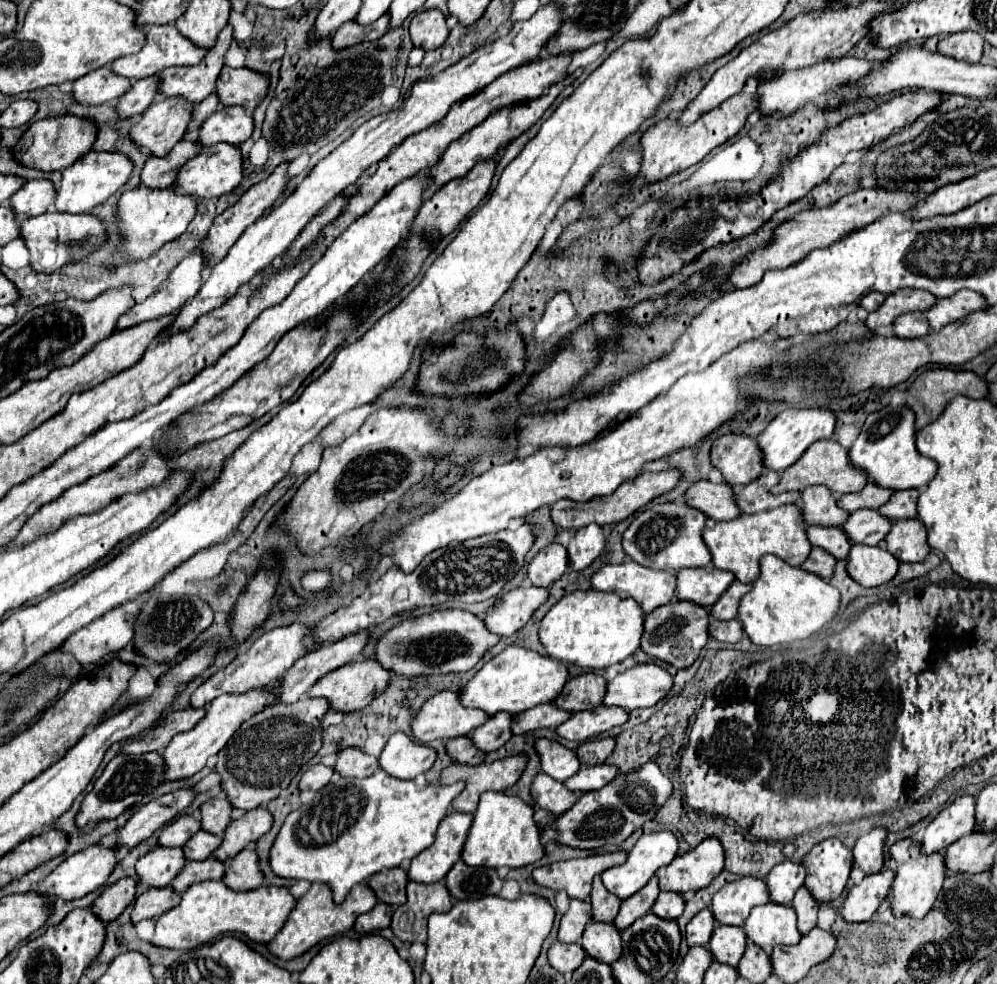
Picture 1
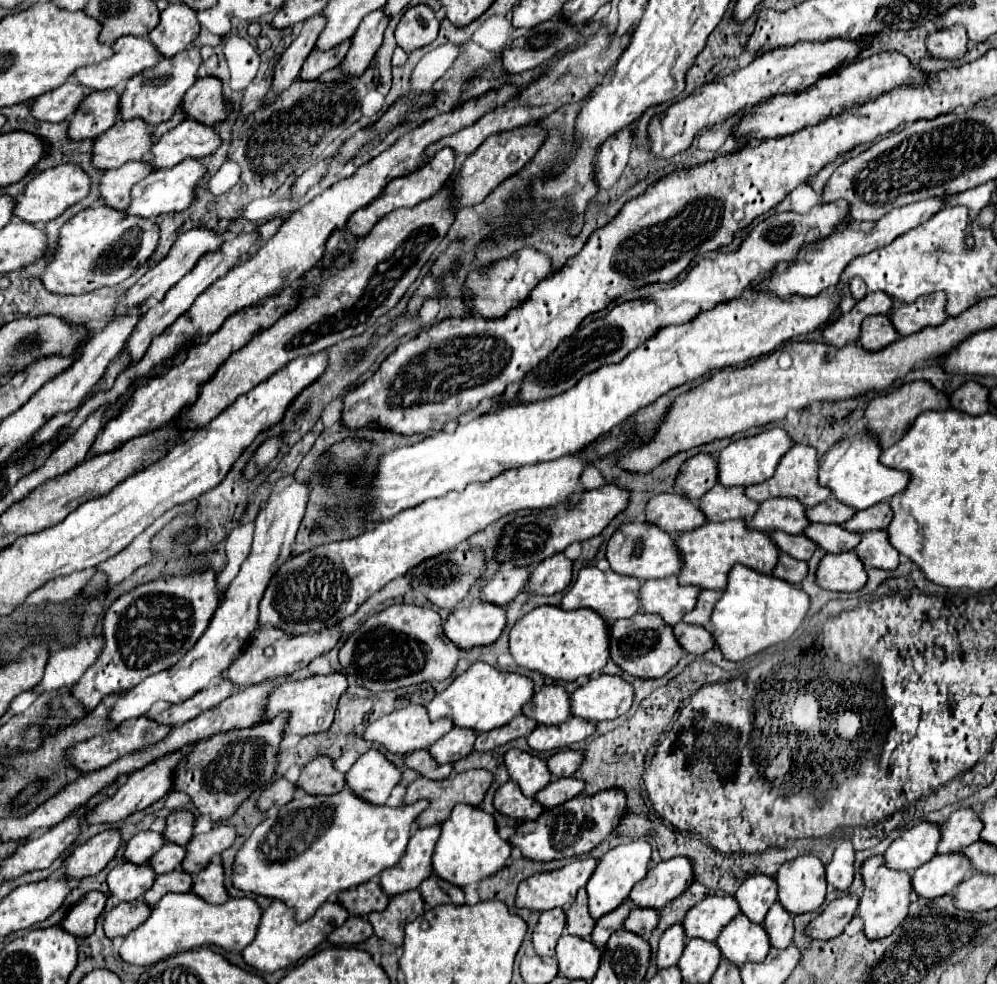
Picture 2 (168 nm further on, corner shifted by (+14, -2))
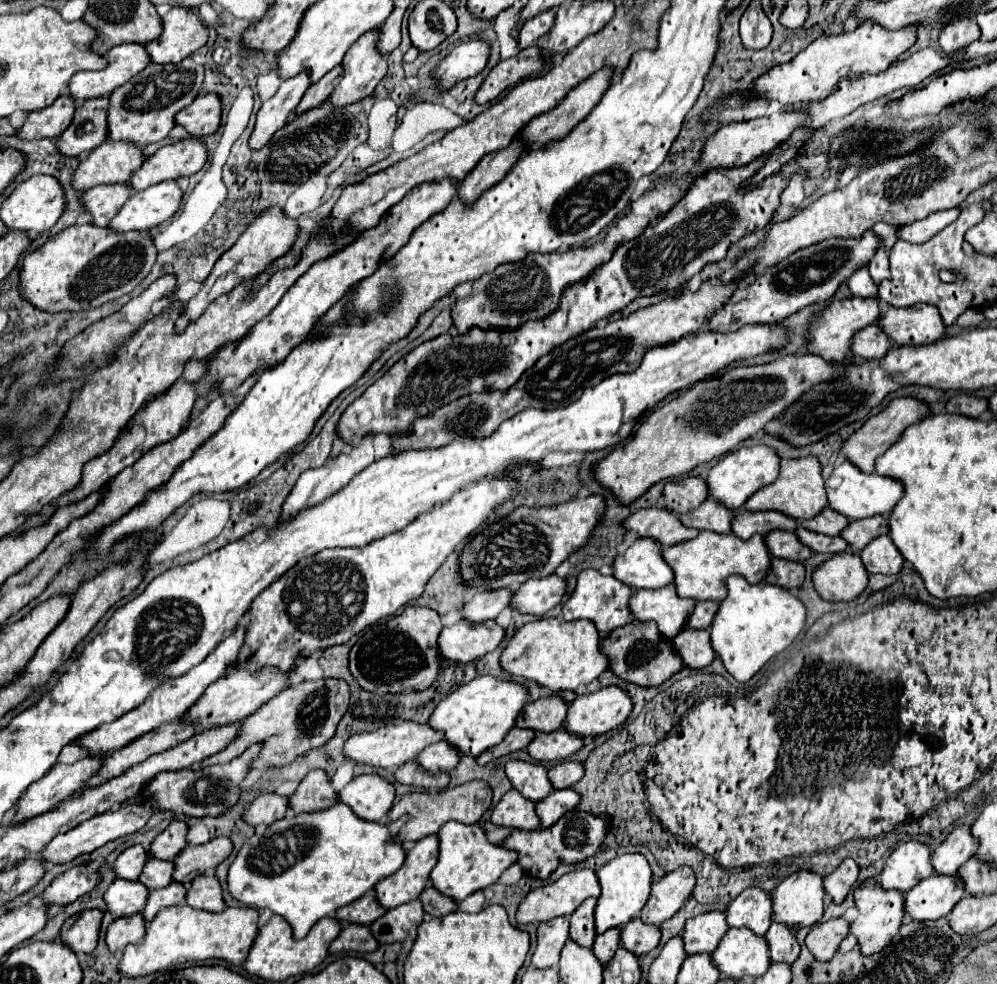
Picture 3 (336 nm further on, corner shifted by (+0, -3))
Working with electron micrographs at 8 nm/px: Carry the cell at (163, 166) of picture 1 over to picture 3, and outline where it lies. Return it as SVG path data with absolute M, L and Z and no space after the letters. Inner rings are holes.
M112 183L98 185L86 191L84 207L94 215L94 223L100 227L108 227L110 221L118 215L120 207L130 199L132 187L128 183Z

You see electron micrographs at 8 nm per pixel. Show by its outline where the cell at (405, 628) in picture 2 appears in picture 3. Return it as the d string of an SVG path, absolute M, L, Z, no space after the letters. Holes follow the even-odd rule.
M410 605L400 615L368 627L350 651L350 671L362 689L386 693L414 693L428 689L440 675L438 635L442 631L440 615L430 607Z

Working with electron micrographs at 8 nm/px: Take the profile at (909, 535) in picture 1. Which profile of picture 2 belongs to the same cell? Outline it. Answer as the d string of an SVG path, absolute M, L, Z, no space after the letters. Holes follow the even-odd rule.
M884 530L864 532L856 554L868 568L894 570L898 566L898 552L888 544L888 534Z

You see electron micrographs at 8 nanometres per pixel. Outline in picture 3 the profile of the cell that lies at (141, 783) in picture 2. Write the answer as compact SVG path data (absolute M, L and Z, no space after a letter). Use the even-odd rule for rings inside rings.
M142 801L142 803L128 803L128 805L122 805L116 811L108 811L108 813L102 813L102 815L96 815L96 817L92 817L92 819L76 825L76 829L70 829L68 833L60 833L58 837L54 837L50 841L50 845L42 851L42 857L46 861L52 861L52 863L72 861L74 857L78 857L82 853L90 853L90 851L106 845L108 841L114 841L118 837L136 833L138 829L142 829L148 823L148 819L150 819L152 813L154 813L154 807L146 805L146 801Z

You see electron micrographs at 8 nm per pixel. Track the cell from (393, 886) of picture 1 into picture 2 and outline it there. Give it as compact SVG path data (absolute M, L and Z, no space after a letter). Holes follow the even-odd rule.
M366 882L366 884L360 884L358 888L350 888L348 892L340 892L336 900L352 916L366 916L370 912L382 912L388 904L386 894L376 882Z

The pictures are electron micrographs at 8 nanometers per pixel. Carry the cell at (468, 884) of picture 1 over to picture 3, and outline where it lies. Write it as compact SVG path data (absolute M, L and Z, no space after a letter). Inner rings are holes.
M432 883L422 891L420 899L422 899L424 911L430 913L430 915L434 915L434 917L442 917L442 915L452 913L452 911L458 909L458 903L452 897L440 893Z

